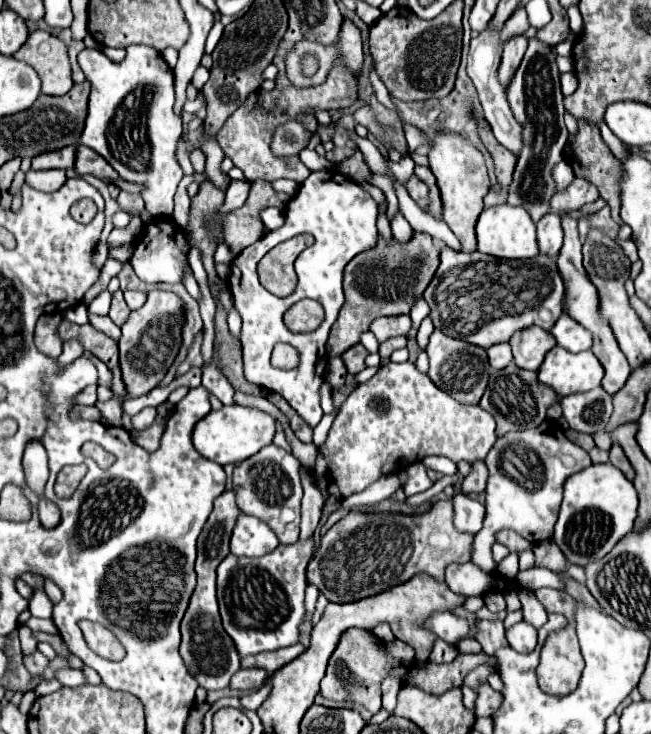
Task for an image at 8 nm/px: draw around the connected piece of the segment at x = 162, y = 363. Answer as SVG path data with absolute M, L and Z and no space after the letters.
M152 290L148 292L148 300L142 308L130 312L128 320L122 326L120 346L120 370L126 378L128 398L138 398L148 394L152 388L160 384L172 360L178 354L182 340L182 300L172 292Z

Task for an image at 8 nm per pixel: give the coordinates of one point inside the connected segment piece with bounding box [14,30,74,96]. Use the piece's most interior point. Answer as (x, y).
(48, 55)

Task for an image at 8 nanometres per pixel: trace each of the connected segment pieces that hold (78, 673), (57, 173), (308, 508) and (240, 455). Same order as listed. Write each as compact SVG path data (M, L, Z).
M62 668L56 672L56 680L62 682L62 686L80 686L80 684L86 684L86 678L82 674L82 670L74 670L74 668Z
M30 170L26 174L26 184L32 186L34 190L42 192L54 192L66 182L66 172L64 170Z
M304 470L300 472L302 478L302 488L304 488L304 498L302 498L302 522L300 522L300 538L306 540L308 536L314 534L320 514L322 514L322 506L324 506L324 496L316 486L316 480L312 476L312 472Z
M224 406L222 410L212 410L208 416L204 416L192 432L192 444L194 448L208 460L218 462L220 466L224 464L238 464L246 460L248 456L254 456L258 450L268 446L274 438L274 424L276 420L270 414L264 414L256 408L246 408L246 406Z

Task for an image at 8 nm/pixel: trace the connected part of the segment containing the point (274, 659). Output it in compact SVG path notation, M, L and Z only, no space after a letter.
M294 644L294 646L278 648L274 652L262 652L258 656L246 656L246 658L242 658L242 668L264 668L268 674L274 674L276 670L280 670L282 666L292 662L302 652L304 652L304 646Z

